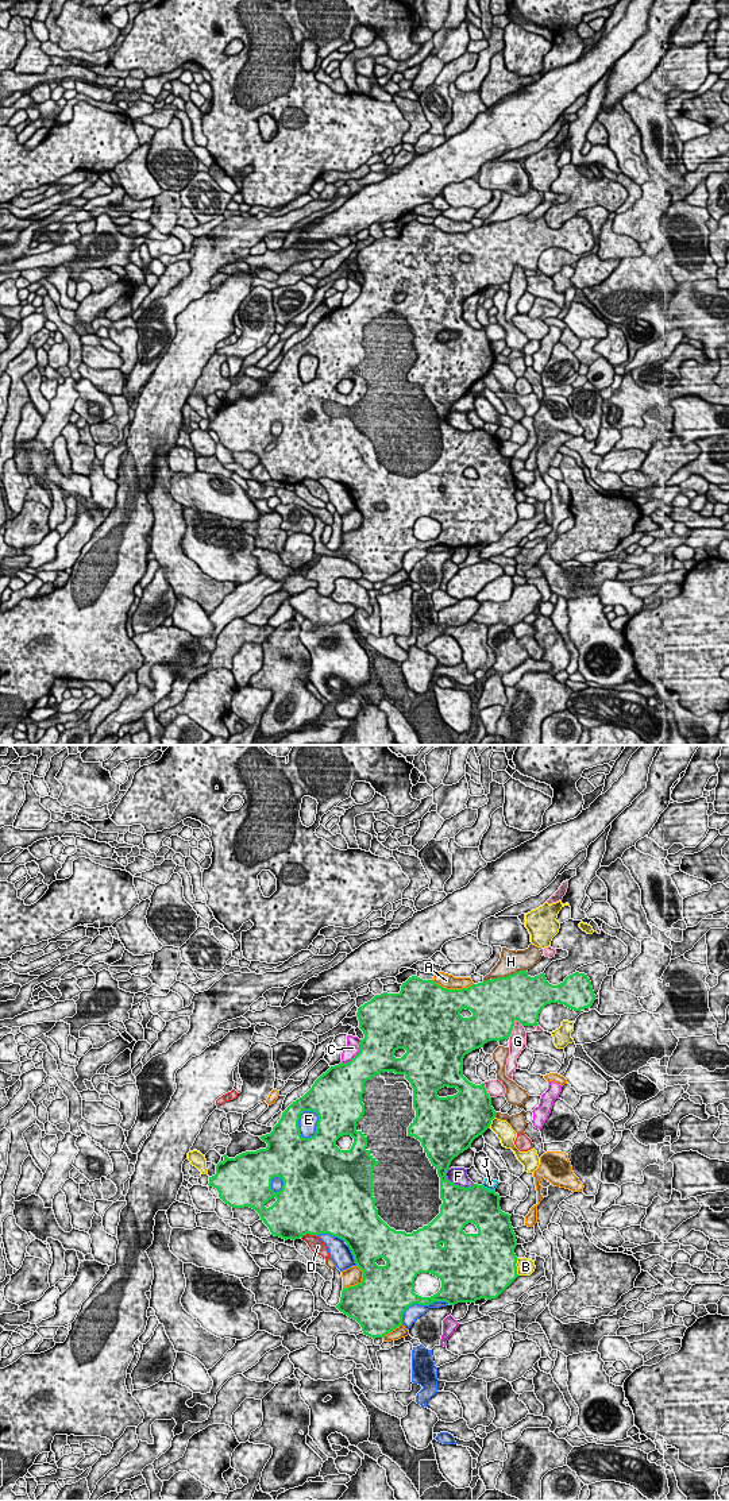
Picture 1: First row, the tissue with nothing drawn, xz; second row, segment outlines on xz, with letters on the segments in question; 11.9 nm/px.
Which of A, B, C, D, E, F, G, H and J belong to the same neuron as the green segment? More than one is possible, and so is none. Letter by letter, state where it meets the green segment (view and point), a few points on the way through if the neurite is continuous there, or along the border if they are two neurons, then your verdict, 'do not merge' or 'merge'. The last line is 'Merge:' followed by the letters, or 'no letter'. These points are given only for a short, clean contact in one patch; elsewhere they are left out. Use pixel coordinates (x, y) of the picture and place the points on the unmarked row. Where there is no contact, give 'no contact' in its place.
A: meets green in xz at (452, 234); do not merge
B: meets green in xz at (516, 510); do not merge
C: meets green in xz at (357, 298); do not merge
D: meets green in xz at (309, 478); do not merge
E: meets green in xz at (299, 363); do not merge
F: meets green in xz at (458, 429); do not merge
G: meets green in xz at (512, 273); do not merge
H: meets green in xz at (509, 219); do not merge
J: meets green in xz at (489, 433); do not merge
Merge: no letter

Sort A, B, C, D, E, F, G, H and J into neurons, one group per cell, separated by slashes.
A / B / C F / D / E / G / H / J

